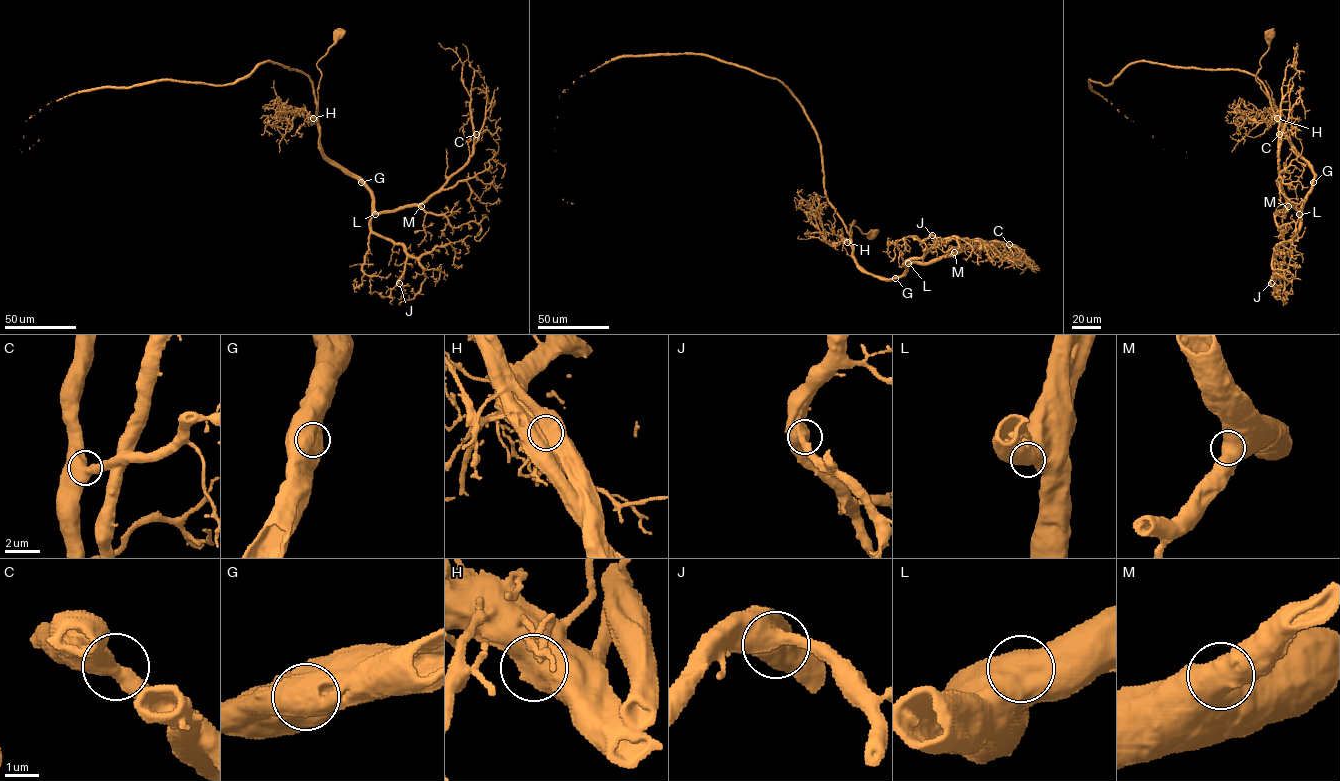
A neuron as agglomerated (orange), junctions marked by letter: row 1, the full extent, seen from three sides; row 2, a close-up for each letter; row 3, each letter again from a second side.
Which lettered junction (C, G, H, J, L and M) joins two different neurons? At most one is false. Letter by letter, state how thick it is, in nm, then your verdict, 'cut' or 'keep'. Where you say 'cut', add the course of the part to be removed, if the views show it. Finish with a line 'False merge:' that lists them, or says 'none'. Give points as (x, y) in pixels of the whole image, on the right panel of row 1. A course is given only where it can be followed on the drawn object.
C: 550 nm thick; keep
G: 1450 nm thick; keep
H: 750 nm thick; keep
J: 550 nm thick; keep
L: 800 nm thick; keep
M: 950 nm thick; keep
False merge: none

